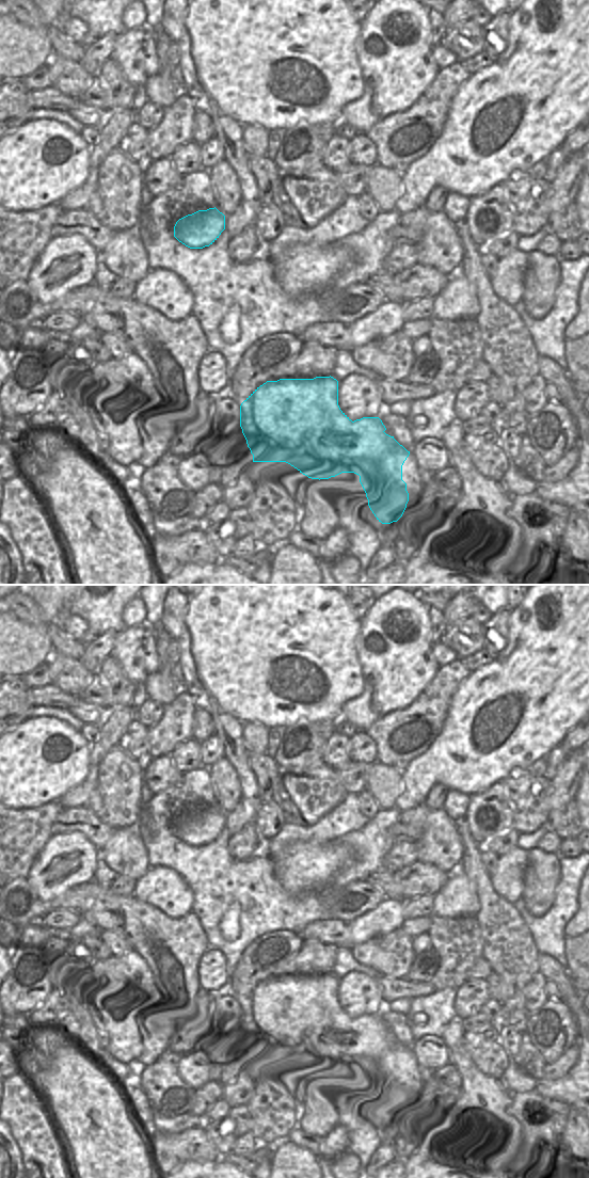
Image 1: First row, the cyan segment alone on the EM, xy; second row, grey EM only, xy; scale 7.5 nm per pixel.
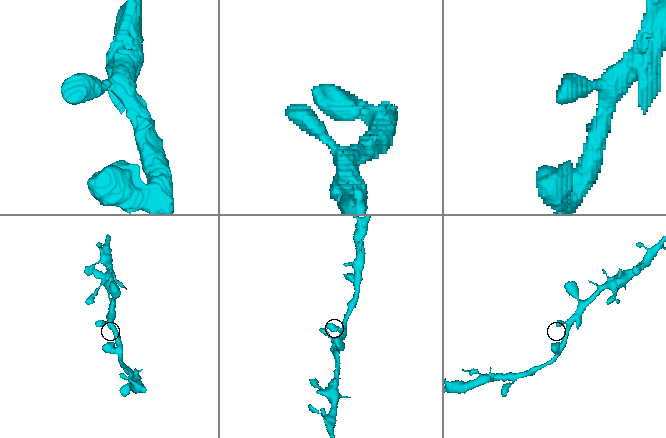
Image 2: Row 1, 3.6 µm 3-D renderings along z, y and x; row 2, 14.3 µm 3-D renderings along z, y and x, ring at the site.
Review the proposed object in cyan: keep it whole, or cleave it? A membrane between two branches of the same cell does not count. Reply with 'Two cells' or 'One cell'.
One cell

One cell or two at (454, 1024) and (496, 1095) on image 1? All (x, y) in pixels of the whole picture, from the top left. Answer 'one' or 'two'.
one

